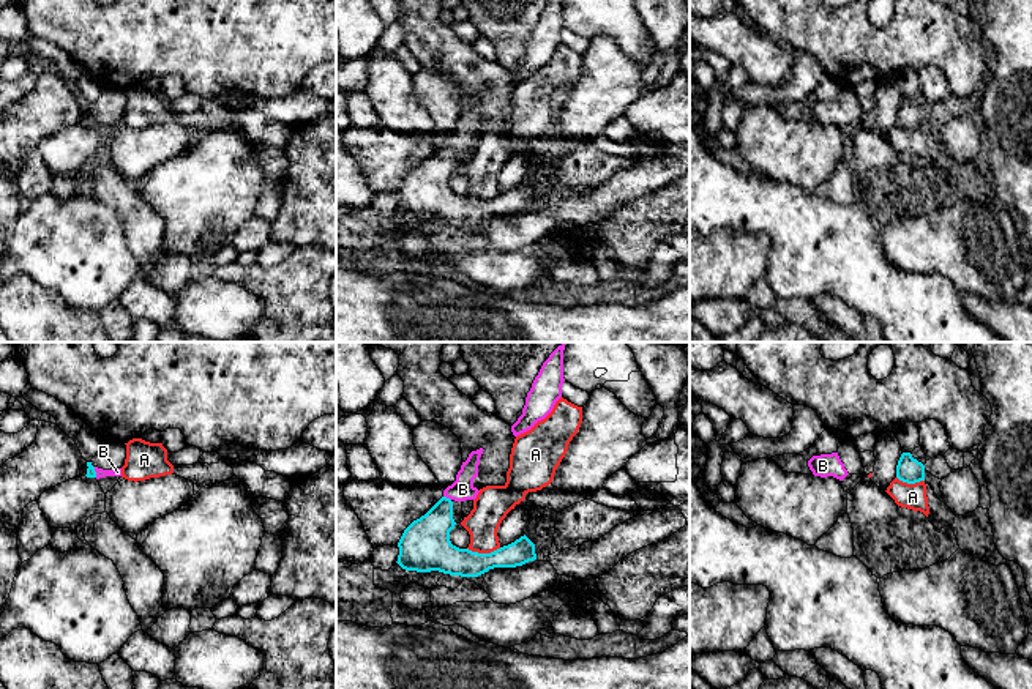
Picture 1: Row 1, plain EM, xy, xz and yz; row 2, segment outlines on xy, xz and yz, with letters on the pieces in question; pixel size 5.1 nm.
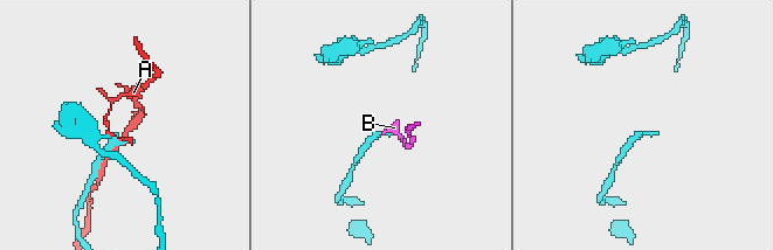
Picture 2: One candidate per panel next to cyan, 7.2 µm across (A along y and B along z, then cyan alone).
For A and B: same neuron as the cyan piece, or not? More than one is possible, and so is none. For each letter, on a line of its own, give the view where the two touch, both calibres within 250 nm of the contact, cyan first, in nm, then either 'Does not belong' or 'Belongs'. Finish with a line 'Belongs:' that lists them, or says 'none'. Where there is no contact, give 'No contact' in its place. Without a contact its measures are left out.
A: Touches cyan in xz. Thickness 190 nm (cyan) against 180 nm. Does not belong
B: Touches cyan in xz. Thickness 240 nm (cyan) against 120 nm. Belongs
Belongs: B

